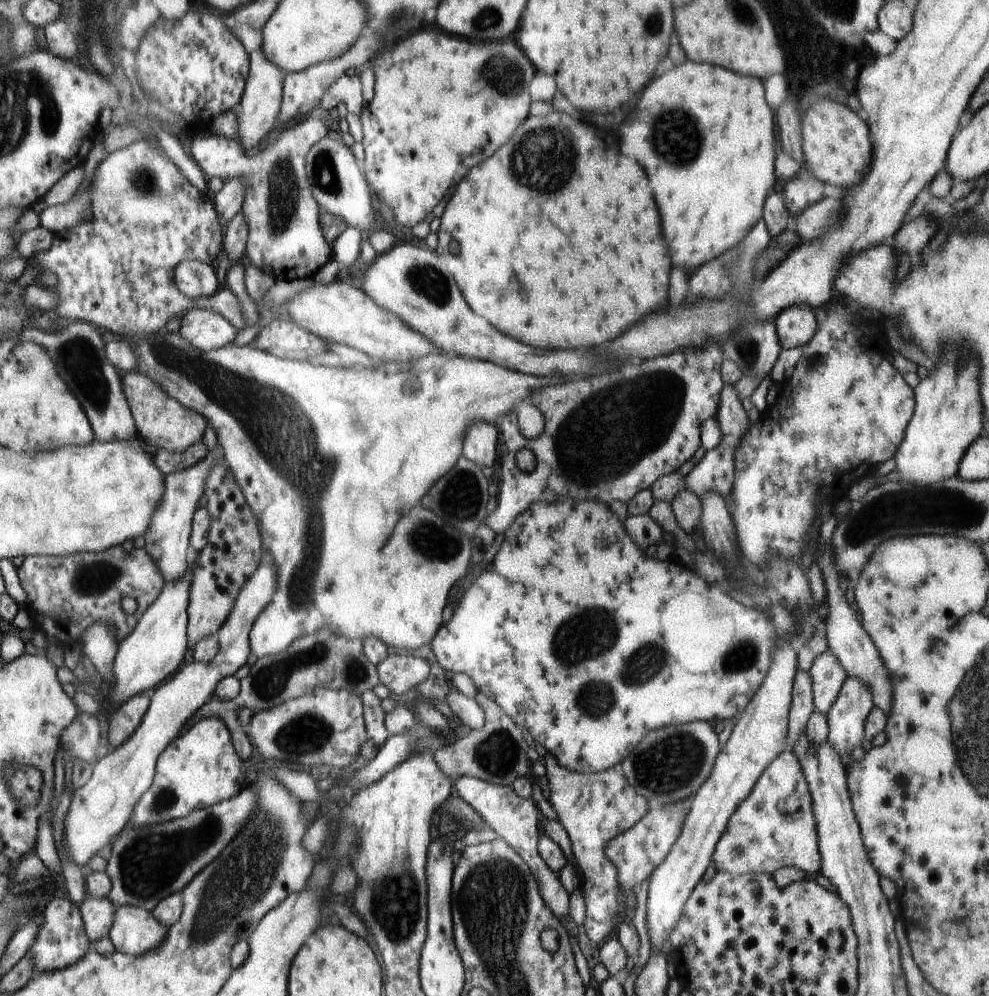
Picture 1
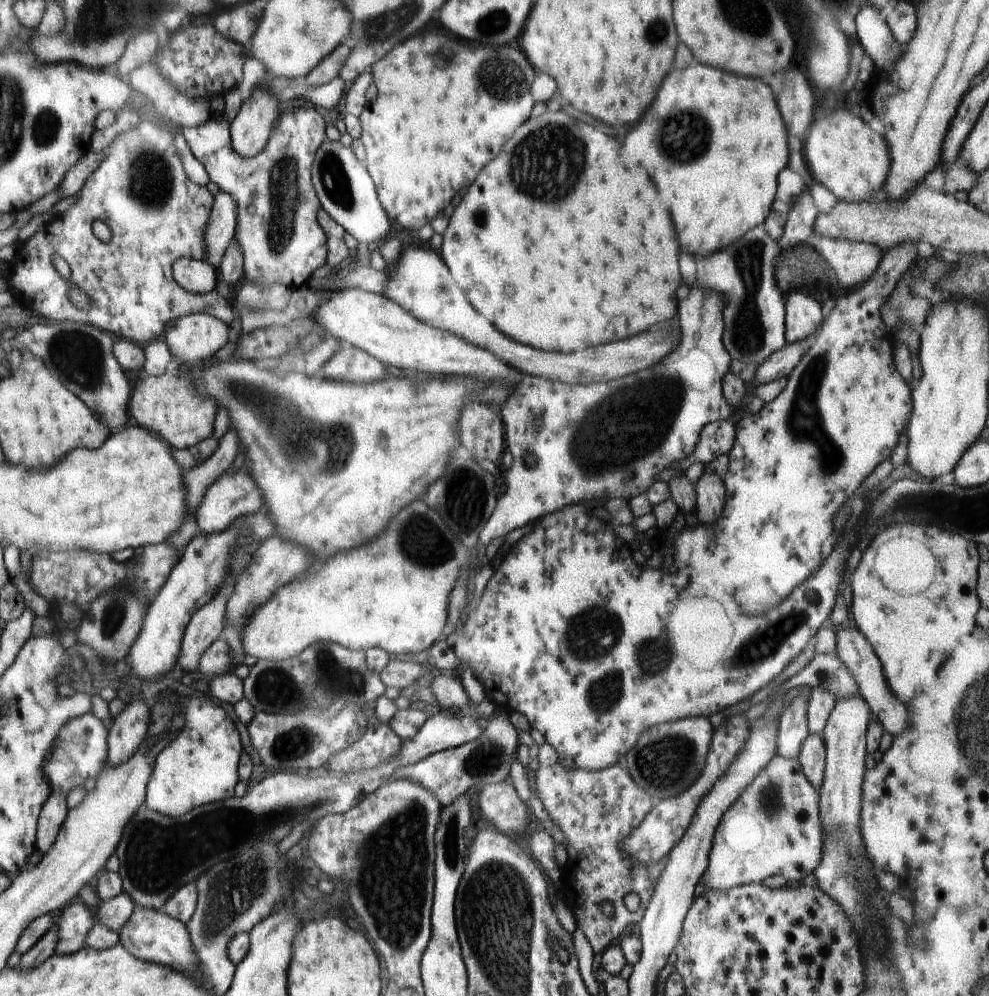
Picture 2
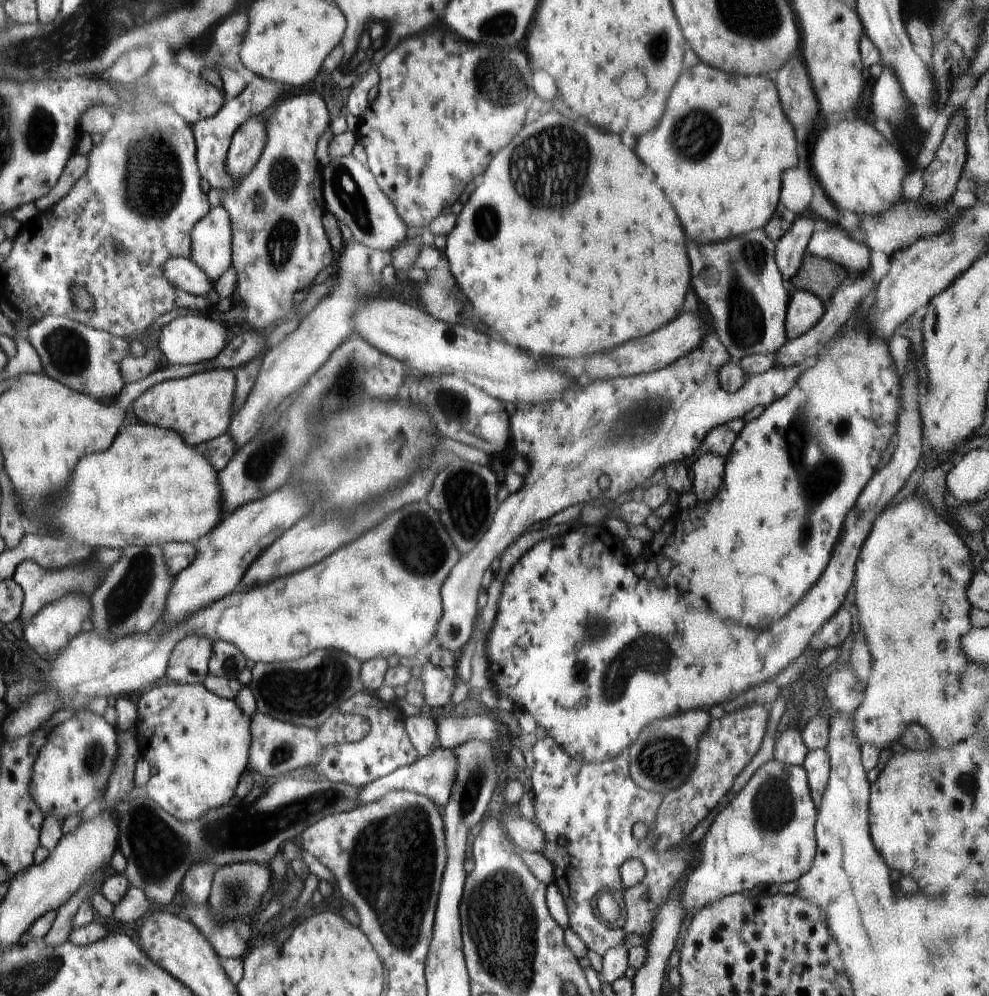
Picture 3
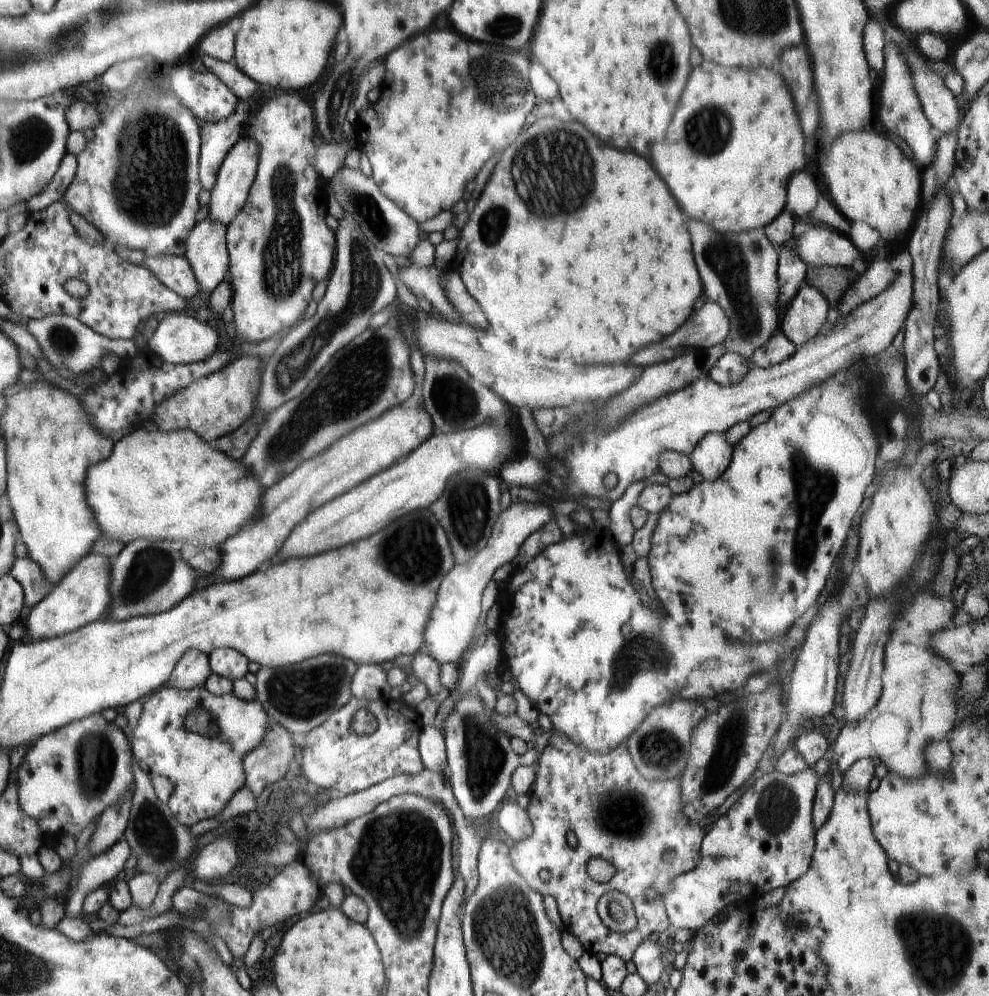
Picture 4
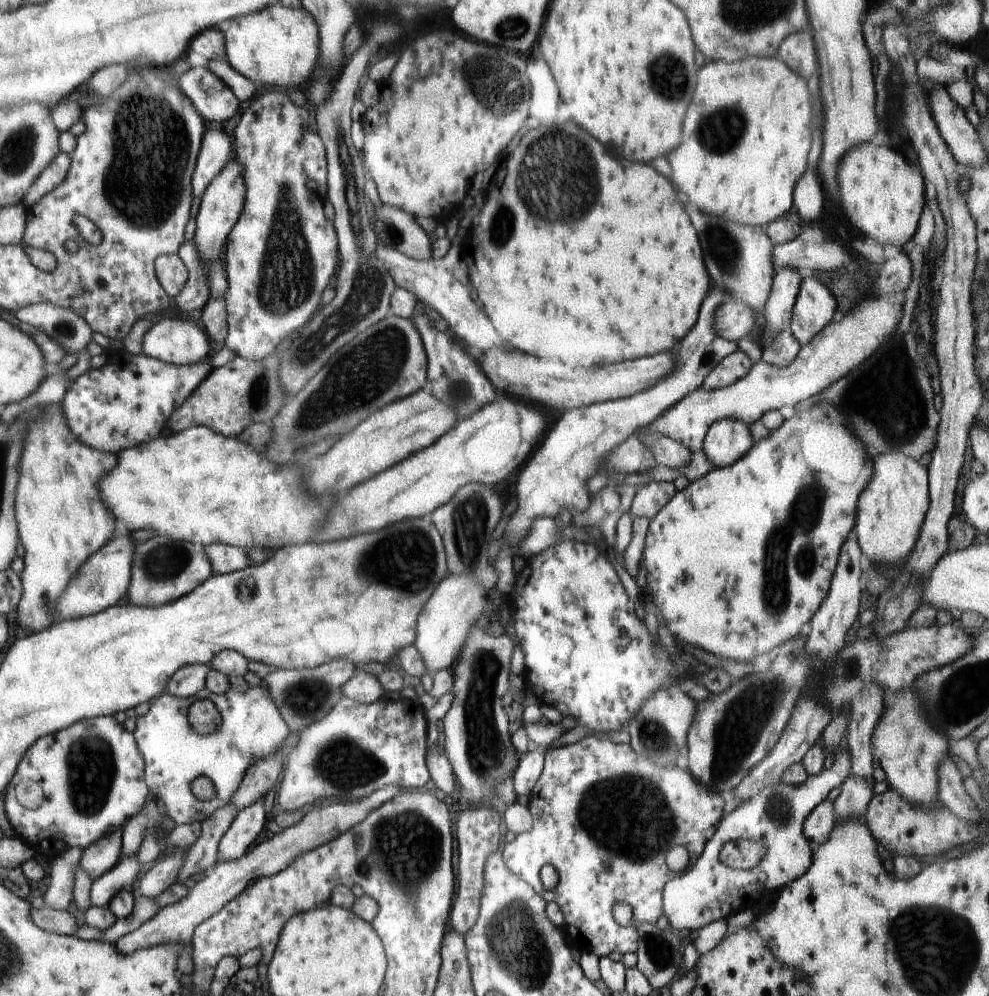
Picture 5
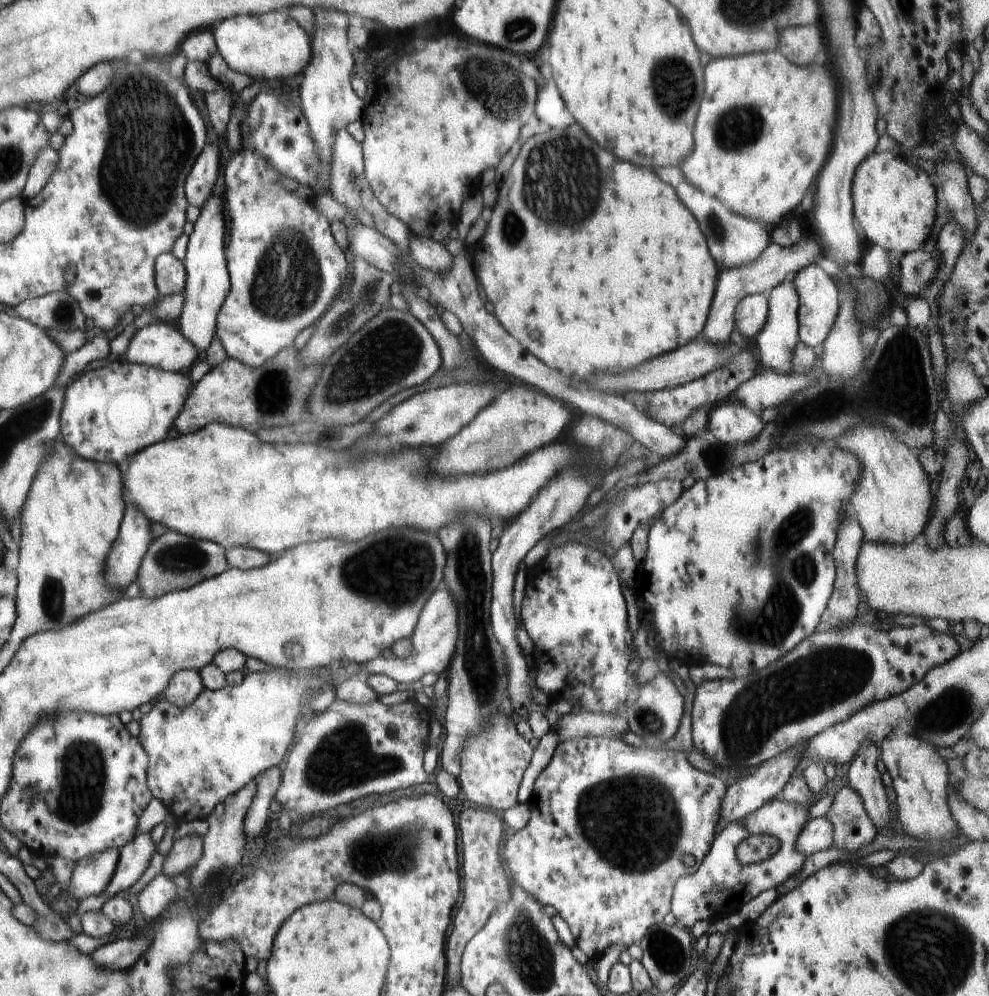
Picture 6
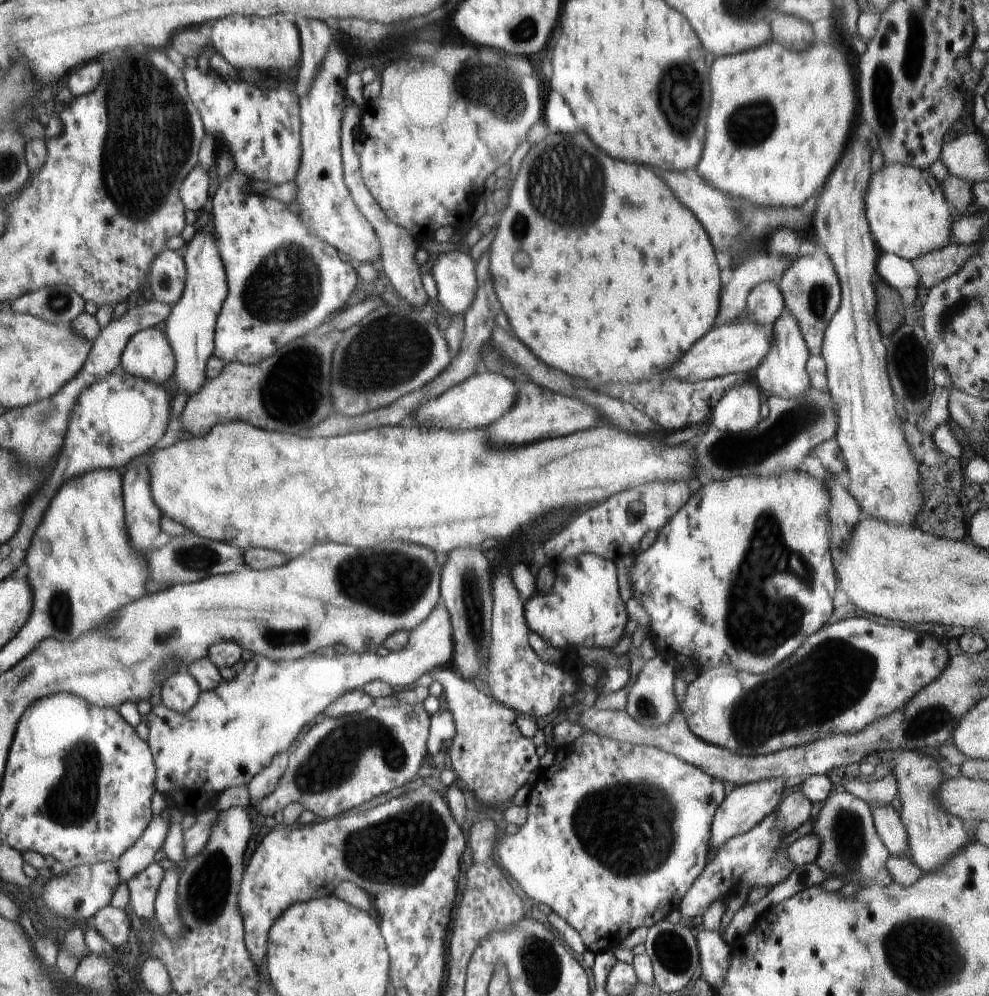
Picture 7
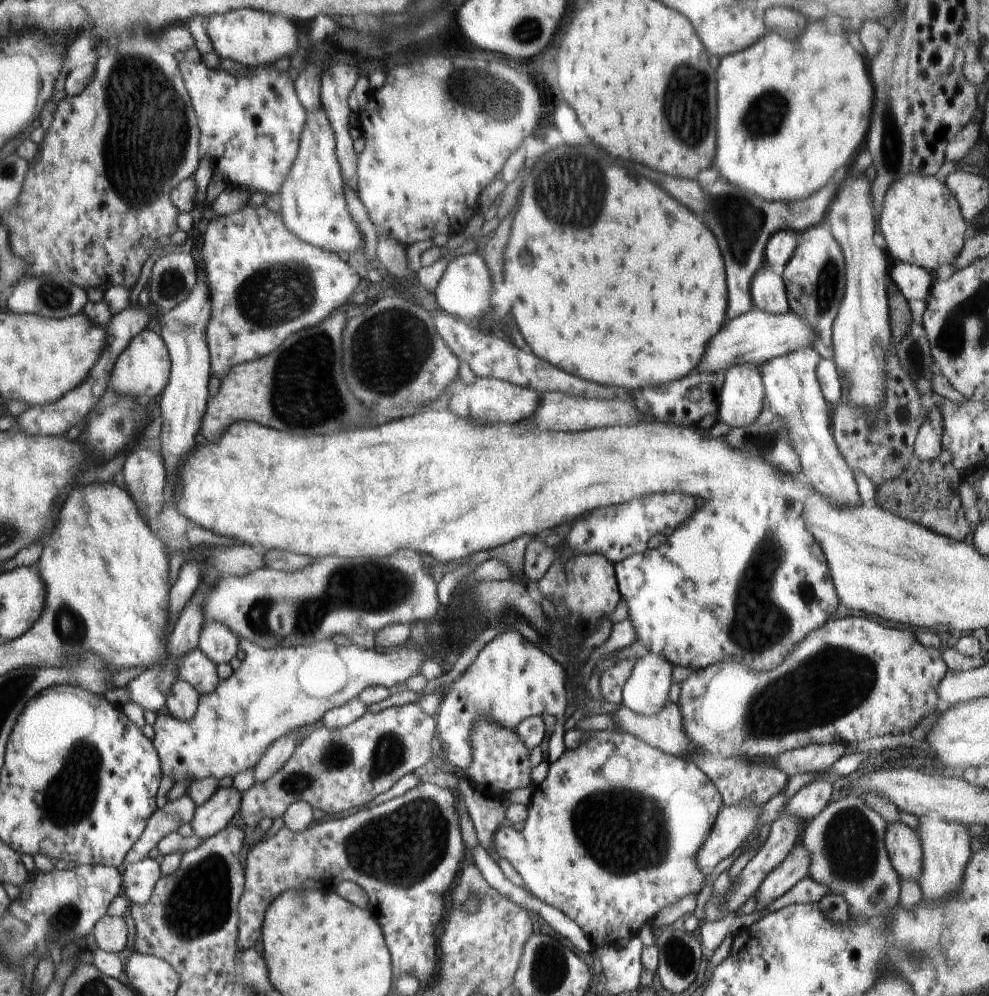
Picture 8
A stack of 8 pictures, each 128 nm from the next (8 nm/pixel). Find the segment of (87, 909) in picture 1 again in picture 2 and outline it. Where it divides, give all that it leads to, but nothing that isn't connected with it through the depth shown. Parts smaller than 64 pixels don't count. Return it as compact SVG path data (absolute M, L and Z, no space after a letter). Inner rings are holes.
M120 893L112 900L101 900L100 906L96 908L96 921L103 924L108 930L119 933L122 926L128 922L129 916L134 912L134 902L128 894Z

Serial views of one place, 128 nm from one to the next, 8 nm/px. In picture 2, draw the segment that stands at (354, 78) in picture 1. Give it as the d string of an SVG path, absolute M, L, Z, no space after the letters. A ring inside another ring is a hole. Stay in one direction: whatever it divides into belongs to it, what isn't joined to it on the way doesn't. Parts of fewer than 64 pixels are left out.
M364 69L349 85L339 76L322 86L314 86L304 77L272 77L260 81L272 96L288 100L286 106L290 106L290 98L296 97L292 106L299 107L281 112L264 150L256 156L242 158L236 154L231 146L230 124L223 112L212 114L198 128L183 128L181 133L194 158L206 169L209 180L236 200L235 238L244 256L243 281L248 280L262 288L284 284L292 291L306 287L313 277L312 272L327 261L327 238L317 221L321 204L314 190L311 171L316 150L327 137L320 112L302 102L306 100L318 108L323 106L332 110L338 106L346 89L346 113L359 117L368 103L366 88L372 82L372 72Z

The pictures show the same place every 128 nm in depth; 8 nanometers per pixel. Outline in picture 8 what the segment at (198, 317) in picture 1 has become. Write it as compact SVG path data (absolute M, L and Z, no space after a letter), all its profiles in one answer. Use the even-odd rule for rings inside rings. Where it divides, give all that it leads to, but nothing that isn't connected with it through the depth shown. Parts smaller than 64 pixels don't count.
M144 329L139 332L130 344L118 356L112 374L109 388L119 396L130 396L141 402L150 402L166 388L171 372L171 360L163 338L154 331Z

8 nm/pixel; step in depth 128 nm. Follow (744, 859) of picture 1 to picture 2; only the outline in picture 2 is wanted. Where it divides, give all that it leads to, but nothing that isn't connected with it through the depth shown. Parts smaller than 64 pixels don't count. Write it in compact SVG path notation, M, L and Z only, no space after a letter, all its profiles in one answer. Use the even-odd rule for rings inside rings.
M778 754L768 766L752 780L743 795L724 812L709 854L709 866L701 883L710 890L728 890L744 884L762 883L768 876L784 876L786 880L801 880L812 874L824 854L823 830L820 820L819 791L803 772L797 758L784 758Z

